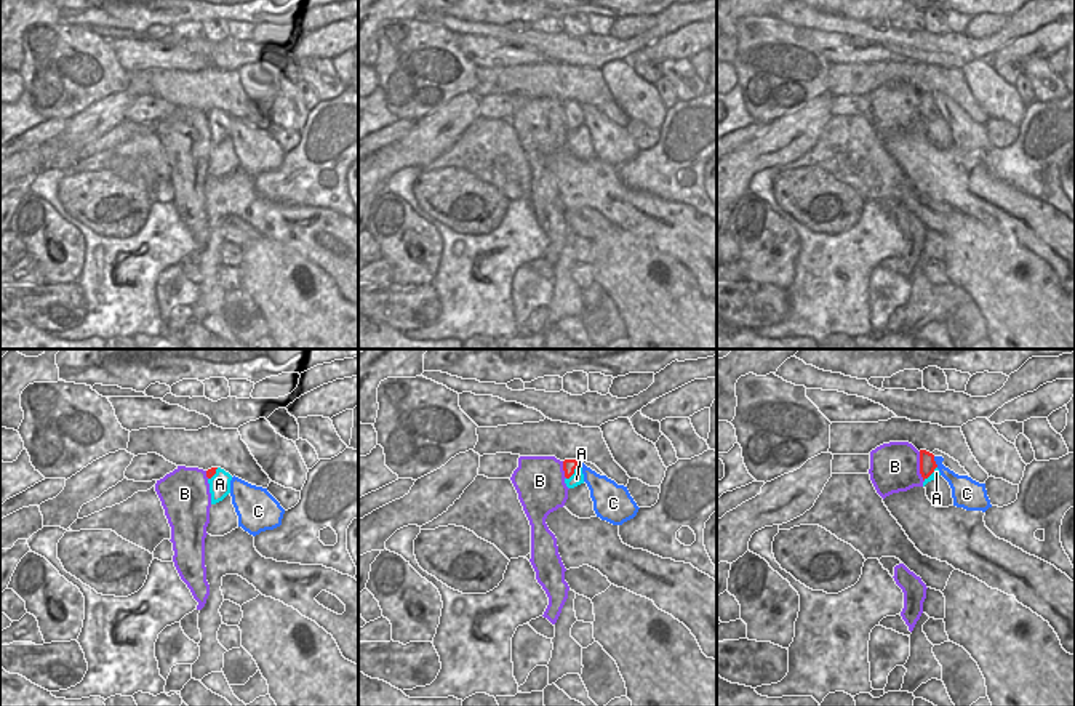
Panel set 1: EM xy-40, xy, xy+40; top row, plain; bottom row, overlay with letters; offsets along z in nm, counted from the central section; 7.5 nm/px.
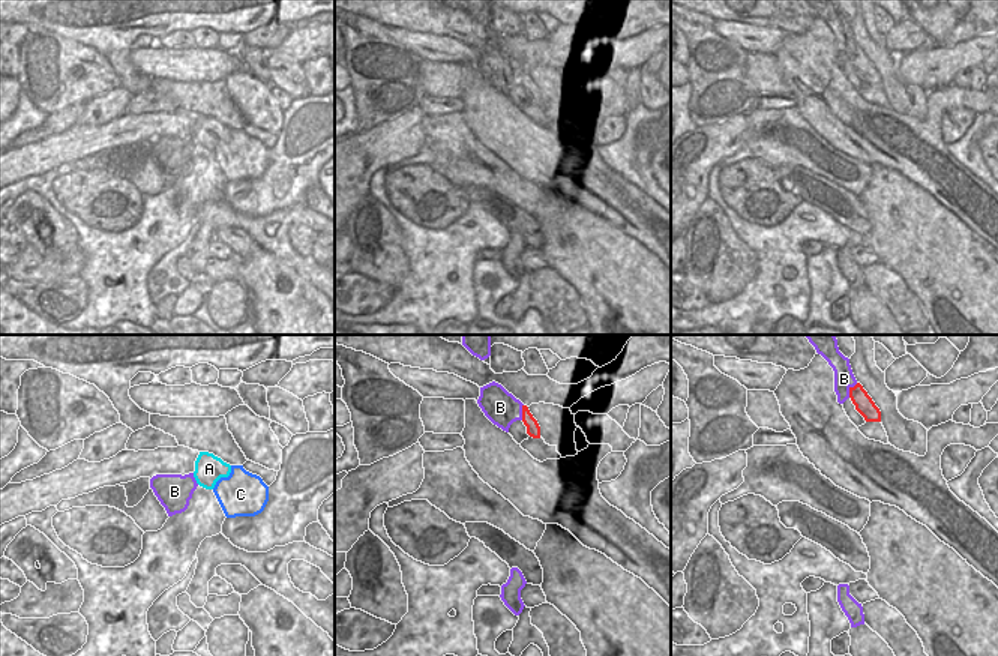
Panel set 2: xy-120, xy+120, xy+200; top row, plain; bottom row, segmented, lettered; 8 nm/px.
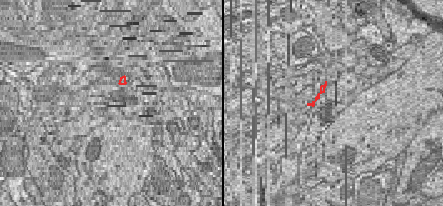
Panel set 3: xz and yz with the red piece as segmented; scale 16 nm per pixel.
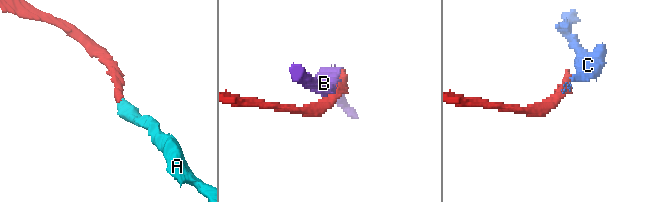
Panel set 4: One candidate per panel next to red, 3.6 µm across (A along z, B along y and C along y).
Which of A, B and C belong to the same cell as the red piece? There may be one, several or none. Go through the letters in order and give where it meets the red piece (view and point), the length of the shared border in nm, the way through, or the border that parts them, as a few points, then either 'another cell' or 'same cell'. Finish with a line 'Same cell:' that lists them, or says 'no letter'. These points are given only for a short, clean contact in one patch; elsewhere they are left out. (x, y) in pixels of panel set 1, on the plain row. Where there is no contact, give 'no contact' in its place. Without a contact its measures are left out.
A: meets red in xy at (573, 114); contact 150 nm long; border along xy (579, 108), (567, 120); another cell
B: meets red in xy+40 at (920, 108); contact 240 nm long; another cell
C: meets red in xy+40 at (935, 103); contact 90 nm long; same cell
Same cell: C

